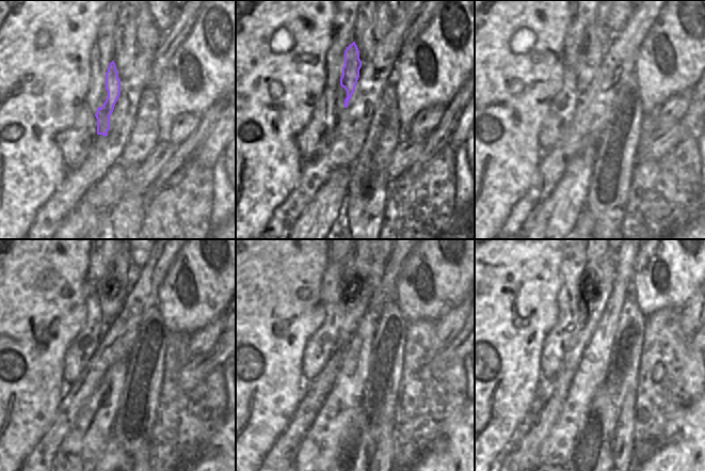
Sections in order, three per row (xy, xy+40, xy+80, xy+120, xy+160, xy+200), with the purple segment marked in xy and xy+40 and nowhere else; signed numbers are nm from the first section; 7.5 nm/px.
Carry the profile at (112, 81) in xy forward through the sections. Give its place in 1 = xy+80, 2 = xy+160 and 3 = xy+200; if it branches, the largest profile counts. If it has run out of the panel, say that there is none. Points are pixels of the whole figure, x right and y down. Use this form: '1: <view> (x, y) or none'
1: xy+80 (590, 56)
2: xy+160 (355, 265)
3: xy+200 (592, 265)

